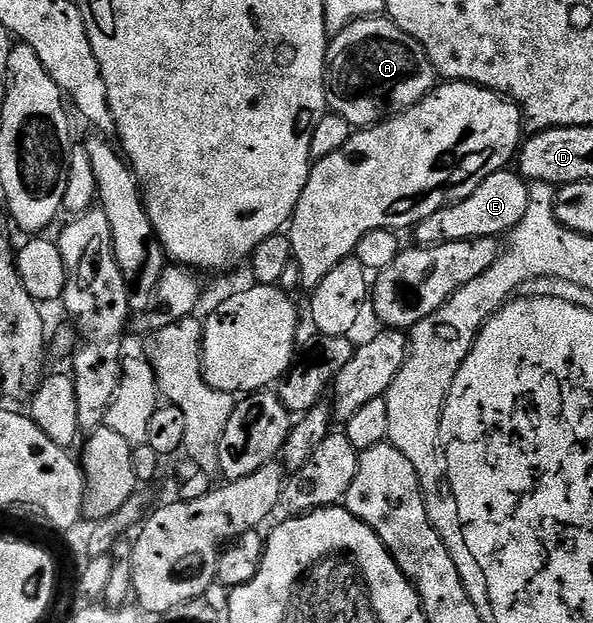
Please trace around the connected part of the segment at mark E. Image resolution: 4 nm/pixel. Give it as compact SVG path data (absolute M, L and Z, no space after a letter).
M500 171L489 175L489 179L485 179L485 183L481 183L481 187L477 187L477 191L473 191L473 195L469 195L460 201L454 201L453 204L446 205L444 209L433 211L433 215L421 219L418 225L414 226L414 240L421 245L440 245L450 241L472 241L478 237L506 235L510 233L514 225L521 223L521 219L525 215L525 207L529 207L528 188L528 182L518 172Z

